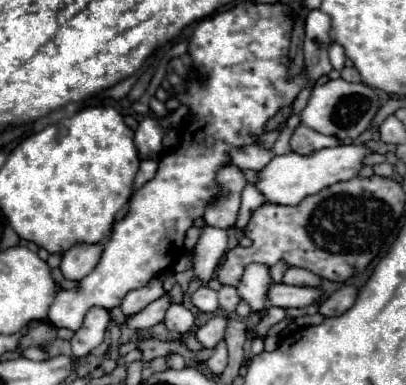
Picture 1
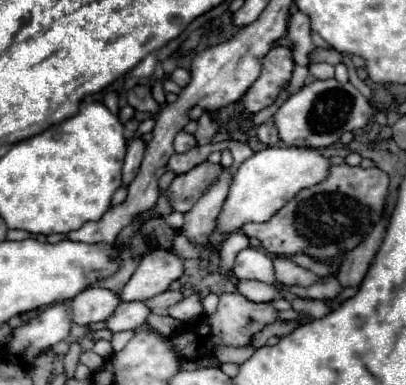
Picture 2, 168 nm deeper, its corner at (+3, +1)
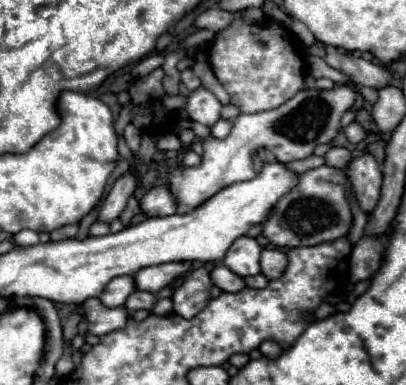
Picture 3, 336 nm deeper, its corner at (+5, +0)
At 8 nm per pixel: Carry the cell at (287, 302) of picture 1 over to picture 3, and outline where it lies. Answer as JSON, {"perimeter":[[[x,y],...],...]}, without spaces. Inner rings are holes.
{"perimeter":[[[216,266],[210,272],[210,278],[224,292],[240,292],[246,286],[244,280],[240,276],[236,276],[232,270],[228,270],[226,266]]]}

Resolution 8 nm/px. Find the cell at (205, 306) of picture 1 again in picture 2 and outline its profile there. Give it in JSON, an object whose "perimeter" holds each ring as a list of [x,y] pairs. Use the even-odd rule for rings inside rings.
{"perimeter":[[[164,291],[164,293],[160,293],[160,295],[156,295],[156,297],[152,297],[152,299],[148,299],[146,301],[146,305],[150,307],[150,309],[154,309],[154,311],[162,311],[162,309],[168,309],[168,307],[172,307],[176,301],[182,301],[184,299],[184,293],[182,291]]]}

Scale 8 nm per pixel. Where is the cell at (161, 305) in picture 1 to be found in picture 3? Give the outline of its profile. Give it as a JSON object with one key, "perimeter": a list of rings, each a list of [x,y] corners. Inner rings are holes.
{"perimeter":[[[88,298],[82,306],[84,306],[84,318],[88,322],[90,334],[104,336],[108,332],[114,332],[126,326],[128,310],[124,306],[108,308],[108,306],[102,306],[98,298]]]}

